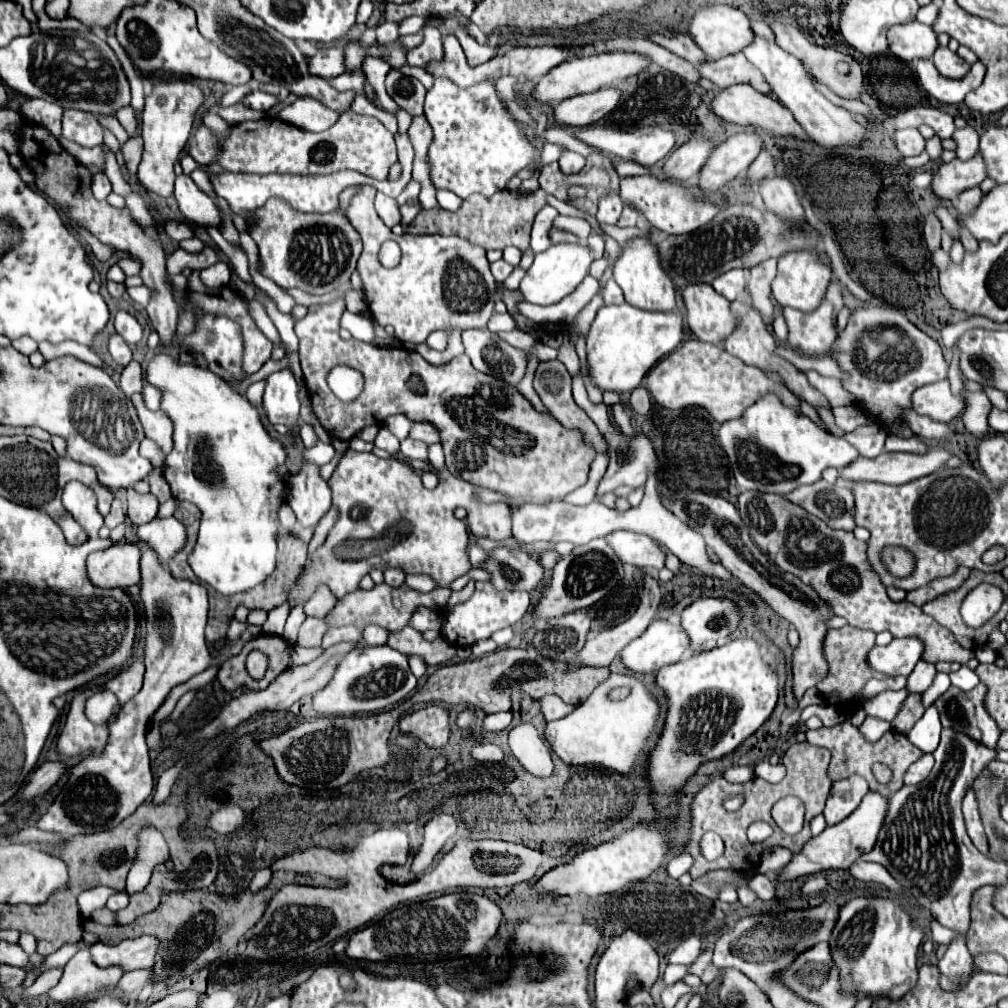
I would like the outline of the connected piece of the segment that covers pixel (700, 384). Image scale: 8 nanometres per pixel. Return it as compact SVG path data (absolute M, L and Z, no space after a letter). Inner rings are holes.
M685 339L673 353L663 357L645 377L645 385L661 407L681 409L687 405L701 405L719 423L741 417L741 413L745 413L745 409L749 409L749 405L753 405L765 393L777 393L783 405L801 411L799 399L787 387L769 379L759 367L745 365L741 359L729 355L721 347L695 339Z

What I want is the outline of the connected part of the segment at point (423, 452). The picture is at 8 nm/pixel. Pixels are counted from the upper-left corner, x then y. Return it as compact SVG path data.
M405 439L401 441L401 453L409 459L423 459L427 461L427 445L421 441L413 441L413 439Z

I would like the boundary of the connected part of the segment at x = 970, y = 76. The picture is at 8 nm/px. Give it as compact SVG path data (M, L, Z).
M919 61L917 75L919 75L923 89L931 97L939 99L941 103L961 103L969 91L973 91L981 85L985 67L981 61L977 61L977 63L973 63L973 67L969 69L969 73L963 79L947 79L935 69L933 61Z

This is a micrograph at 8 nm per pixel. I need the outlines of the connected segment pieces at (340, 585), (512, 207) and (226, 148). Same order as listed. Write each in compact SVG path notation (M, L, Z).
M349 449L345 457L339 461L337 469L333 471L329 485L333 491L333 507L339 509L341 517L337 525L329 531L325 543L313 553L311 561L301 569L297 581L289 589L285 603L291 609L303 605L319 585L327 585L331 593L337 599L341 599L343 595L355 591L359 587L359 581L371 569L385 571L389 567L397 567L405 573L429 575L439 587L447 587L451 581L455 581L457 577L465 575L471 569L469 555L467 555L467 525L465 521L459 521L453 515L455 507L465 507L467 501L473 501L475 491L469 483L449 477L439 481L437 489L429 491L423 487L421 477L413 473L409 465L393 457L379 459L373 453L357 453Z
M537 189L533 193L511 193L501 191L493 197L473 195L463 201L459 211L445 211L445 209L423 209L415 221L407 227L409 233L439 233L439 235L455 235L467 239L473 245L481 245L483 249L505 249L509 245L525 251L529 247L529 233L533 219L539 209L547 205L547 193Z
M353 111L343 113L335 125L321 133L299 129L277 117L263 117L259 121L243 121L239 125L233 125L225 139L219 141L205 125L199 125L195 135L189 139L187 149L199 165L217 161L225 171L257 175L329 175L341 169L355 169L373 179L387 179L389 167L397 161L393 133L389 133L379 119Z

